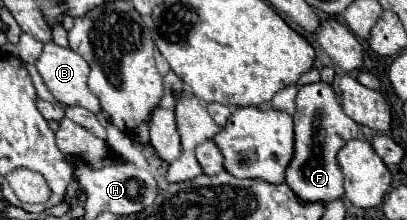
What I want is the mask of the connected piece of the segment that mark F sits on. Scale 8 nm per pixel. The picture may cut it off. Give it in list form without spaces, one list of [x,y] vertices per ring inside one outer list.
[[[318,81],[310,85],[302,85],[296,97],[296,113],[294,113],[294,159],[286,169],[286,183],[302,201],[322,201],[328,203],[344,195],[342,173],[336,161],[338,151],[360,133],[360,125],[352,121],[336,101],[332,85]]]

